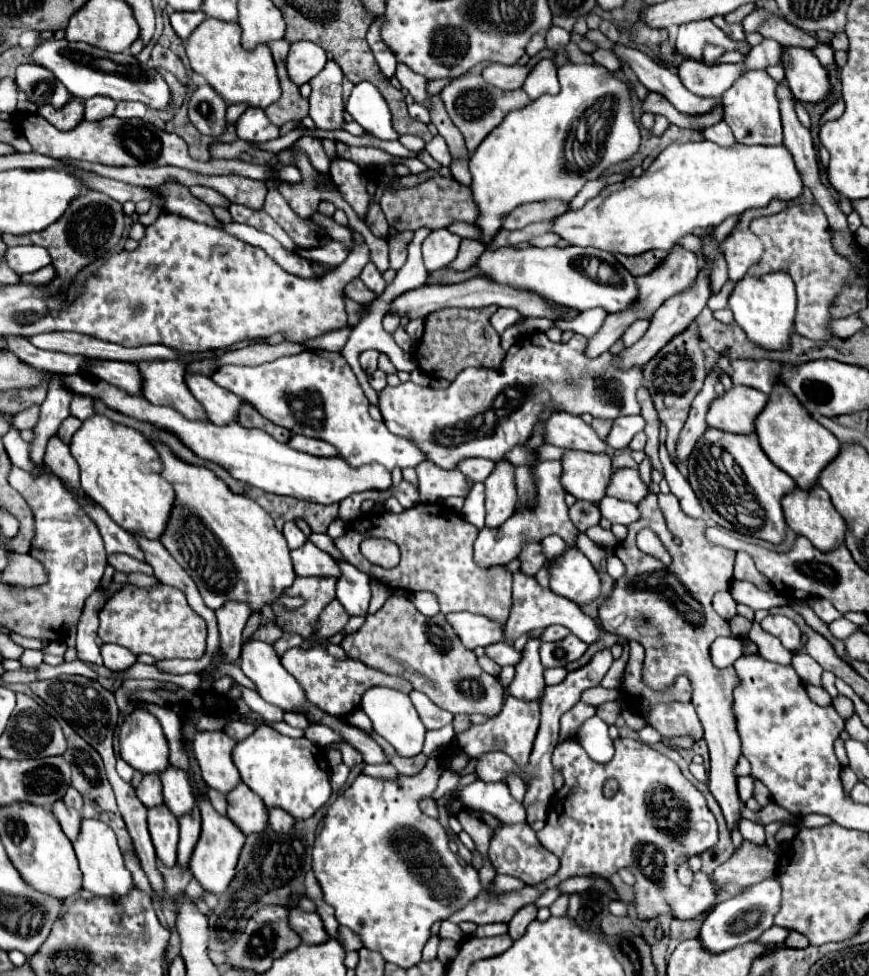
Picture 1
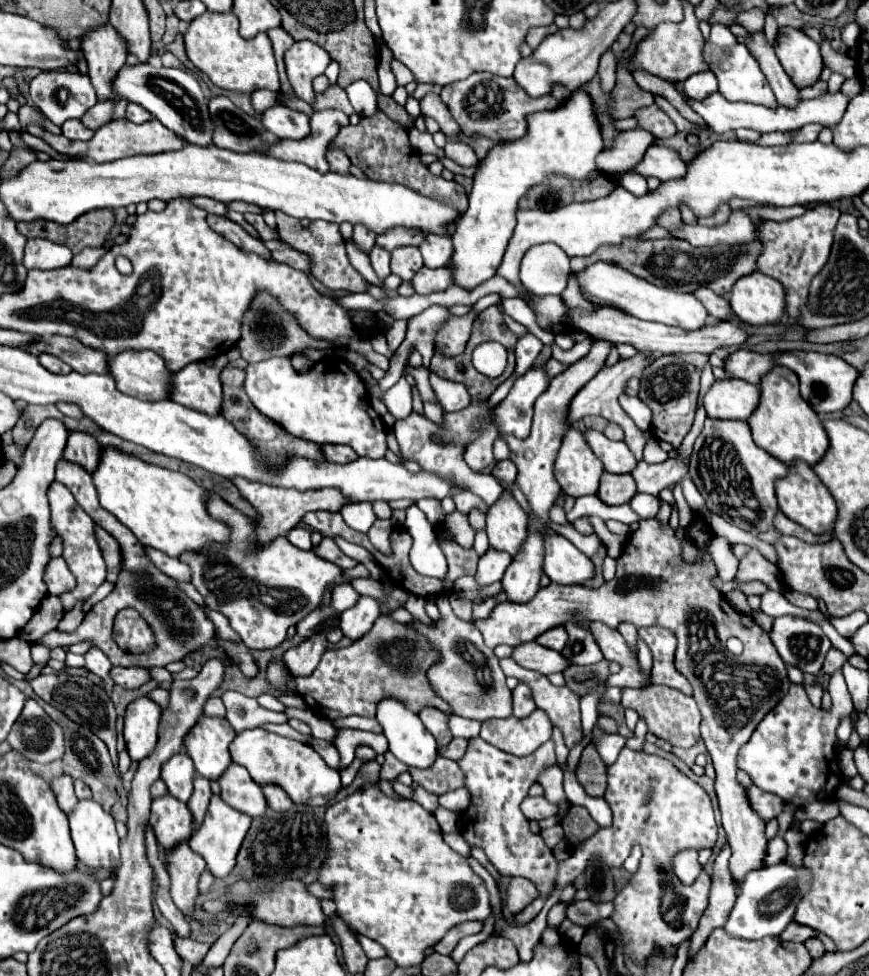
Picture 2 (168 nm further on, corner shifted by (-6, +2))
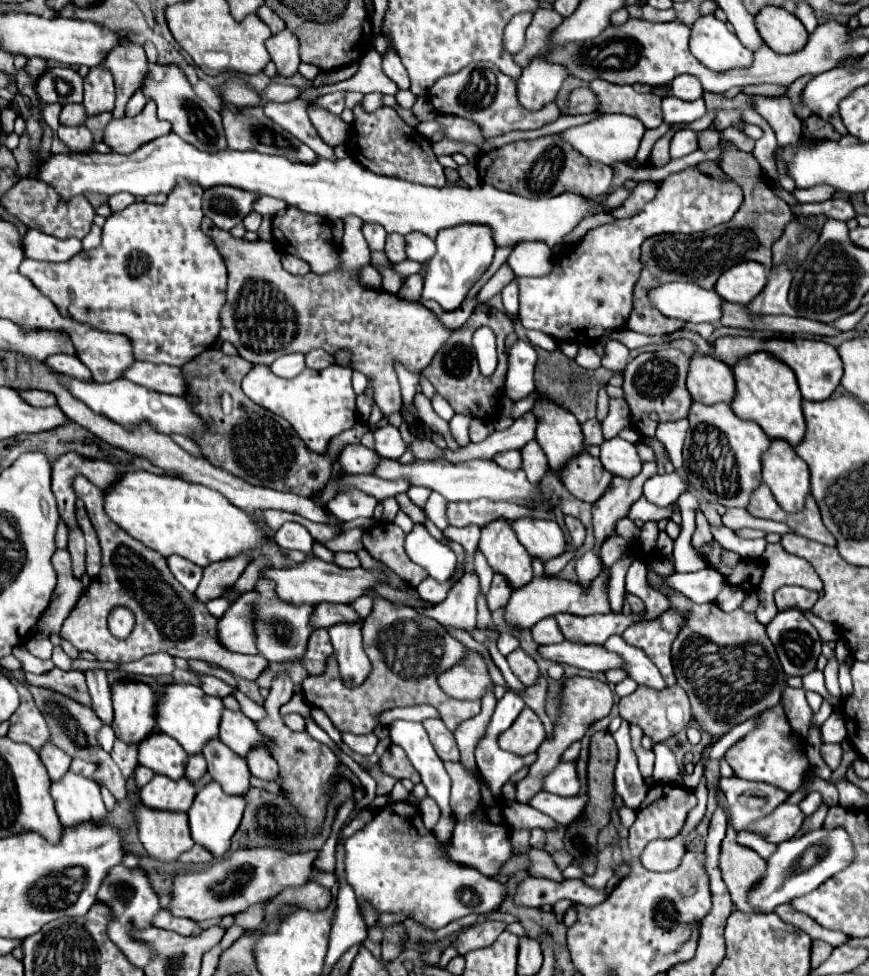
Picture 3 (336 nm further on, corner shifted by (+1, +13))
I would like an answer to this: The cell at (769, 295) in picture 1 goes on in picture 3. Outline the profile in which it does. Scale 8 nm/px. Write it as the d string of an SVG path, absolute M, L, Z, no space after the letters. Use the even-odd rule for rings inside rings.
M747 260L723 272L715 284L715 292L727 302L747 306L763 290L765 282L767 282L765 266Z

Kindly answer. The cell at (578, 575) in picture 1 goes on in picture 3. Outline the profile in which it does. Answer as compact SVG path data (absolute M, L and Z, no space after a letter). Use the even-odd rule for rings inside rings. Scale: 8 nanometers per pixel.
M521 518L513 520L511 526L525 550L541 562L561 556L565 552L565 536L555 520Z

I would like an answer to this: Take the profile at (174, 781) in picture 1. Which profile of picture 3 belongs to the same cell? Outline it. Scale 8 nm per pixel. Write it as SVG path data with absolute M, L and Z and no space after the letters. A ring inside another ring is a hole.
M153 732L139 742L139 764L173 780L183 778L189 756L181 752L181 744L163 732Z

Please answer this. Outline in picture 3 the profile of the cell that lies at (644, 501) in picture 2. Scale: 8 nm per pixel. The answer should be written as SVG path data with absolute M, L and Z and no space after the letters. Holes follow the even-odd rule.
M665 472L665 474L655 474L649 478L643 486L643 496L657 504L657 506L669 506L675 504L677 498L687 492L687 478L683 472Z

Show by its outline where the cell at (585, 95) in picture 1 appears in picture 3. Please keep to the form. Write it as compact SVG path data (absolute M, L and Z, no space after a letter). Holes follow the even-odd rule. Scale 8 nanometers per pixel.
M461 224L461 226L445 228L443 232L437 234L435 246L437 252L429 260L427 276L423 284L423 296L419 302L435 300L445 312L453 312L461 306L473 284L487 272L487 268L493 262L493 254L497 246L493 242L491 230L487 226L477 226L477 224Z

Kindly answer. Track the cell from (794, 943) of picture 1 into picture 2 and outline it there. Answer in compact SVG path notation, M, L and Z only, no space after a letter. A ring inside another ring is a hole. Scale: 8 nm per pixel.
M810 937L810 939L806 939L804 941L804 945L808 947L808 953L816 959L816 957L822 957L824 955L824 945L822 945L822 941L820 939L816 939L816 937Z

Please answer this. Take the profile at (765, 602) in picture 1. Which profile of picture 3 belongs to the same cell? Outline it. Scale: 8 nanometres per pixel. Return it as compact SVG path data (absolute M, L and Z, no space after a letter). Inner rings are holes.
M725 586L725 588L719 592L719 596L715 598L715 604L717 604L719 608L727 610L727 612L733 612L735 608L741 606L741 602L743 602L745 596L747 596L747 594L745 594L741 588Z

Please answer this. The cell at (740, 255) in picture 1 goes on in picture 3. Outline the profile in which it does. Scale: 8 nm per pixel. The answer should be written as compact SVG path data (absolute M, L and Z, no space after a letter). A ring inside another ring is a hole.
M689 166L689 168L685 168L685 170L677 172L677 174L667 176L667 178L659 184L655 198L653 198L651 202L647 202L645 208L643 208L639 214L635 214L635 216L631 216L631 218L625 218L625 220L613 220L613 222L609 222L609 224L603 224L603 226L597 226L597 228L589 230L589 232L585 234L585 238L583 238L577 246L571 246L569 250L565 250L565 252L561 252L561 254L557 254L557 256L553 258L553 270L551 270L547 276L541 276L541 278L519 278L518 317L519 320L521 320L521 324L523 324L525 328L529 328L529 330L539 330L539 332L543 332L543 334L551 336L551 338L557 340L557 342L575 340L575 342L585 342L587 346L597 344L599 338L603 338L603 336L607 336L607 334L611 334L611 332L615 332L615 330L617 330L617 332L623 330L625 324L627 324L627 320L629 320L629 312L633 312L633 286L635 286L635 282L637 282L637 276L641 274L641 260L639 260L639 256L641 256L641 244L643 244L649 236L657 236L657 234L661 234L661 232L693 234L693 232L705 232L705 230L709 230L709 228L713 228L713 226L725 224L725 222L729 222L729 220L733 218L733 214L739 210L741 204L743 204L743 192L741 192L741 186L739 186L733 178L727 178L727 176L725 176L725 178L715 178L715 176L711 176L711 174L701 172L697 166Z

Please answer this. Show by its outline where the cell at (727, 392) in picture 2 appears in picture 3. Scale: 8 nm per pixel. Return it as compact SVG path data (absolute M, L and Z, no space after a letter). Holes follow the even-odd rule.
M695 354L689 360L687 390L695 402L731 402L735 394L733 370L711 354Z

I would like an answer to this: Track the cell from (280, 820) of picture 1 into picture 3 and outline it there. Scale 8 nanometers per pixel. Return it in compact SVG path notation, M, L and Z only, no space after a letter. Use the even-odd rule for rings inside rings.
M253 748L253 752L249 752L249 756L245 760L247 760L247 766L253 776L263 778L263 780L277 780L279 778L277 776L279 766L267 748Z

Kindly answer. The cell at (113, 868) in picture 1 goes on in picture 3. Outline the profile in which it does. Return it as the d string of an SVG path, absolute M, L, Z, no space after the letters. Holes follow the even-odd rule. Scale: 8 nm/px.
M69 770L61 780L51 782L51 796L63 826L105 820L107 810L101 800L99 784L87 776Z

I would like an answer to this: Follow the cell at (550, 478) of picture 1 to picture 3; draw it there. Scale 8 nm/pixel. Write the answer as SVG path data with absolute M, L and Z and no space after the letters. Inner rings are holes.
M465 574L449 592L443 604L429 610L417 608L417 612L431 616L445 628L455 628L463 632L475 630L475 598L479 594L477 574Z

